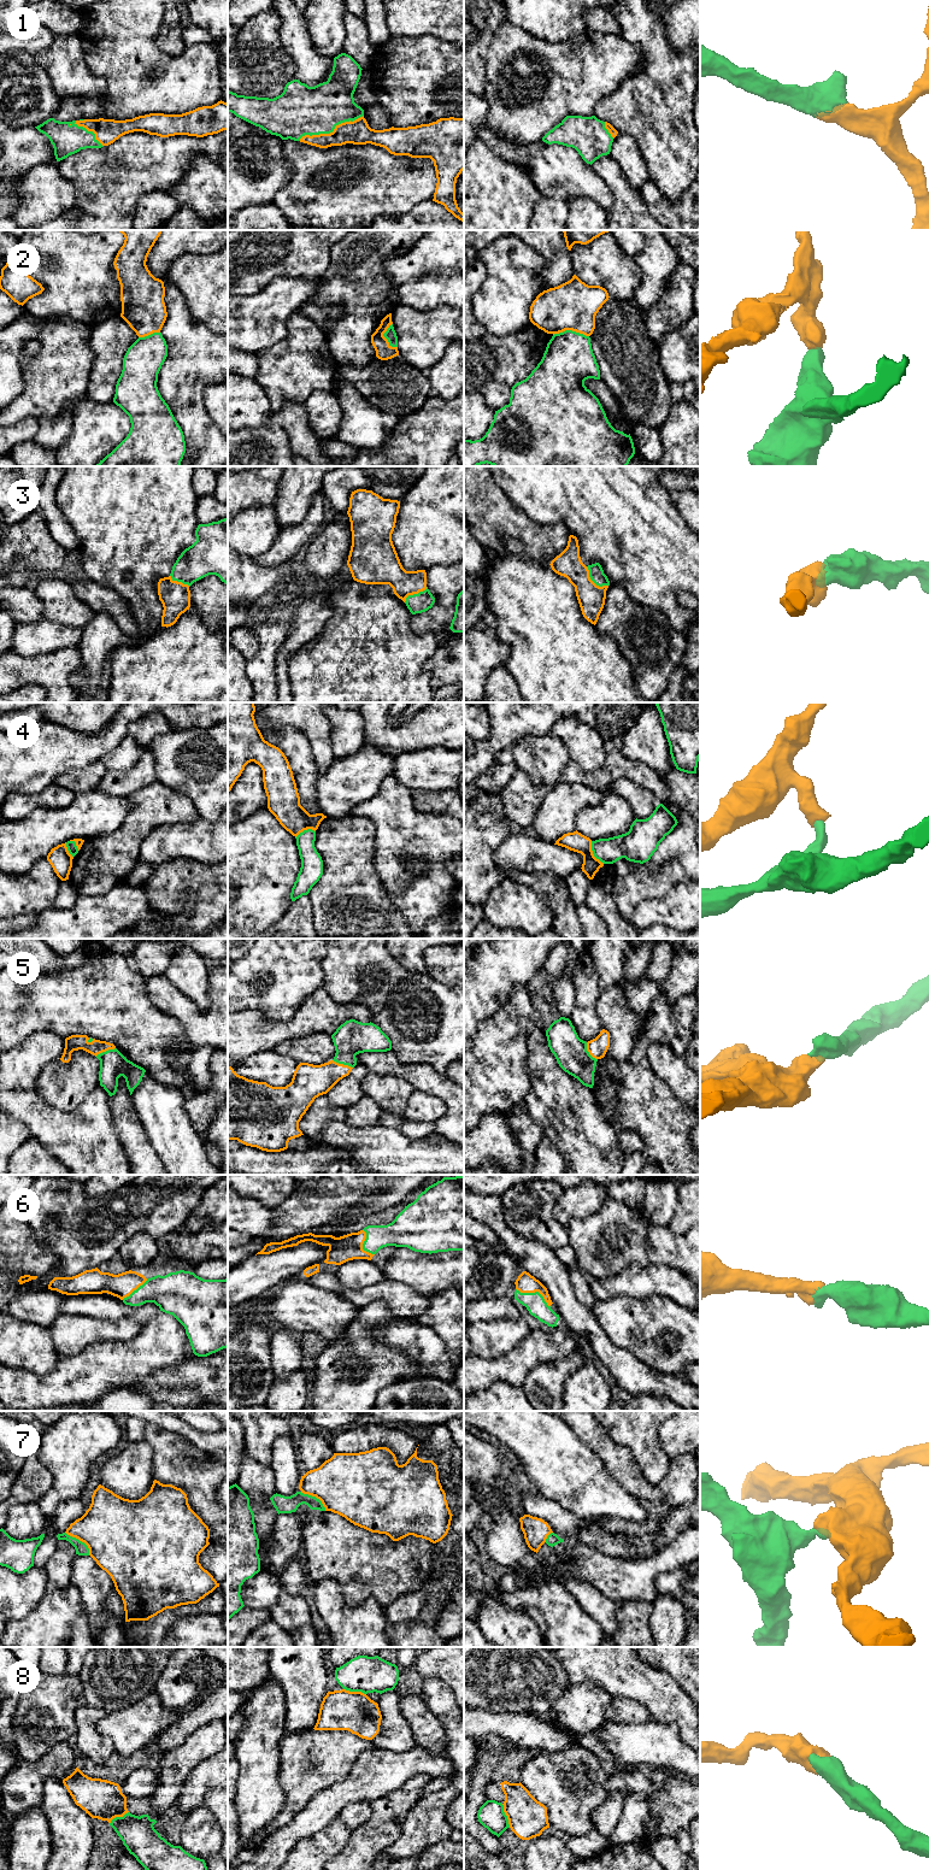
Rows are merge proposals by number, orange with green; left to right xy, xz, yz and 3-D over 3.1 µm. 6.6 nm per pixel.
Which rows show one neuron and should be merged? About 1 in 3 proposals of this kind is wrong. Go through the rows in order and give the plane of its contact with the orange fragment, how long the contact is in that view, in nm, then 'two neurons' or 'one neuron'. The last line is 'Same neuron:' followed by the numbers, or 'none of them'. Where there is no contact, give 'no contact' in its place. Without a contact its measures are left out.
1: contact in xz; length 460 nm; one neuron
2: contact in yz; length 240 nm; two neurons
3: contact in yz; length 200 nm; one neuron
4: contact in yz; length 180 nm; two neurons
5: contact in xz; length 150 nm; one neuron
6: contact in yz; length 260 nm; one neuron
7: contact in xy; length 220 nm; two neurons
8: contact in yz; length 170 nm; one neuron
Same neuron: 1, 3, 5, 6, 8

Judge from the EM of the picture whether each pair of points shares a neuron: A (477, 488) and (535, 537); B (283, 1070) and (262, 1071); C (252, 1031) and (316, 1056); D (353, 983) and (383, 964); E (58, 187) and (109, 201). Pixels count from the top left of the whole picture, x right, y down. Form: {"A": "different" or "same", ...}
{"A": "same", "B": "same", "C": "different", "D": "same", "E": "different"}

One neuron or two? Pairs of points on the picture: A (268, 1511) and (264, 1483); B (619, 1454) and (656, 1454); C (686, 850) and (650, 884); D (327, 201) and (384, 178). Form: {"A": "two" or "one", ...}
{"A": "one", "B": "two", "C": "one", "D": "one"}

